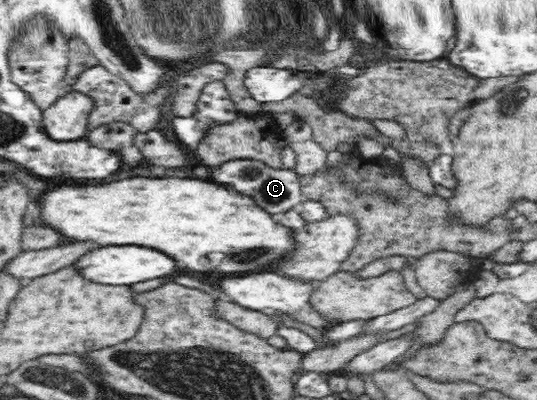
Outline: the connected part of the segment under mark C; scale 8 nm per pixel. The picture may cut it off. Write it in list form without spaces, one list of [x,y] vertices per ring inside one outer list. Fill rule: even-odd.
[[[259,159],[225,161],[219,168],[211,170],[211,178],[213,178],[213,182],[233,186],[241,194],[255,198],[255,202],[259,202],[259,206],[263,206],[263,210],[267,210],[269,214],[273,215],[293,210],[295,206],[304,201],[300,178],[293,169],[270,167]]]

